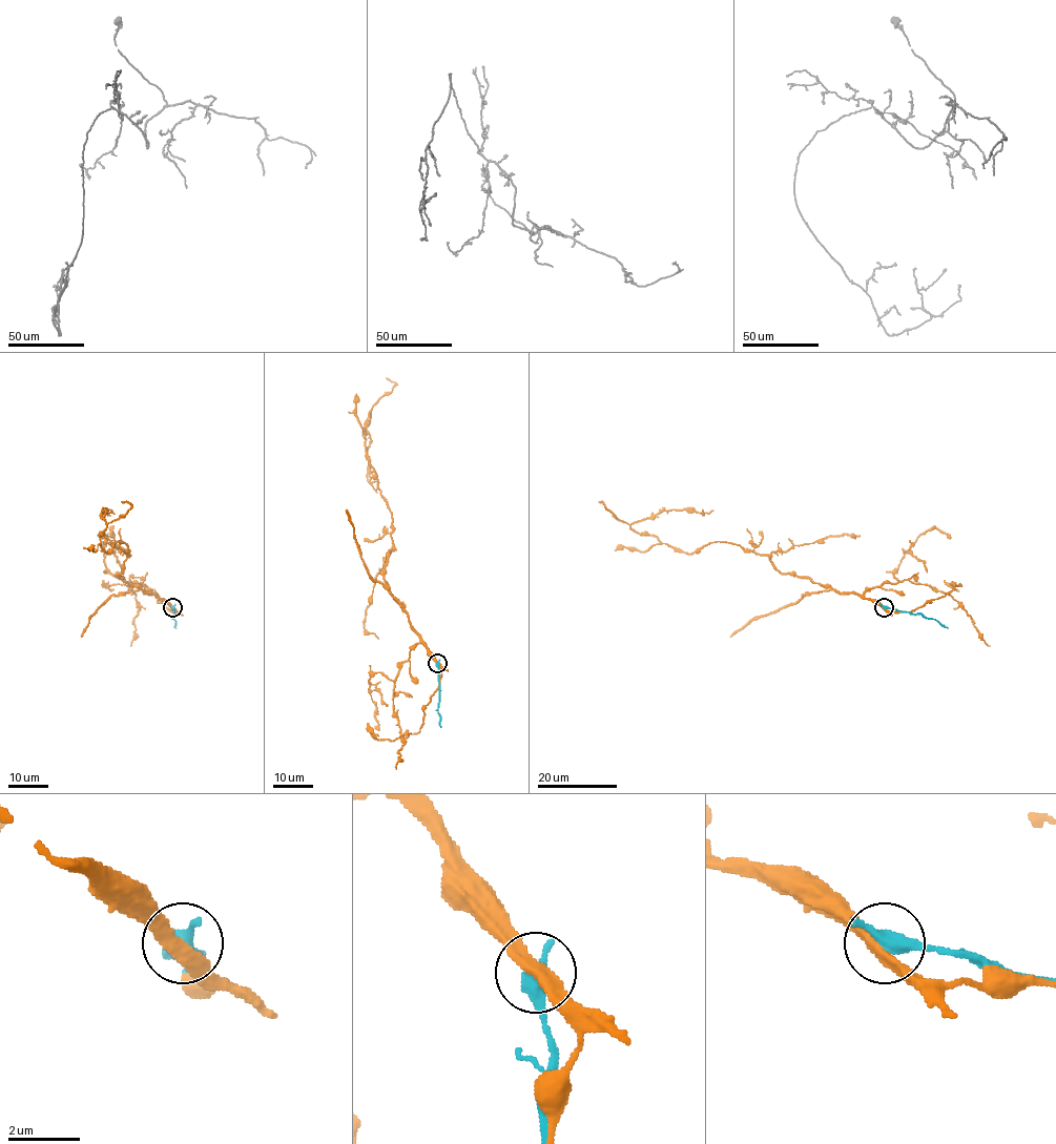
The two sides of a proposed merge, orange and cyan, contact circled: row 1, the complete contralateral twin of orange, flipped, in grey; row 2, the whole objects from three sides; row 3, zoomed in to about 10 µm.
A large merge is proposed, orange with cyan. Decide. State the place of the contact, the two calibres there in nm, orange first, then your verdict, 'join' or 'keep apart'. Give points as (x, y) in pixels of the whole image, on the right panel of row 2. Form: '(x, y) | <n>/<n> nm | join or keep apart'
(884, 607) | 360/500 nm | keep apart

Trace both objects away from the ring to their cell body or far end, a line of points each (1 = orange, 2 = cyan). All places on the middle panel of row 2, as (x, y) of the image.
1: (438, 662), (384, 579), (393, 525), (365, 448), (371, 410), (368, 474), (377, 493)
2: (438, 663), (440, 727)

